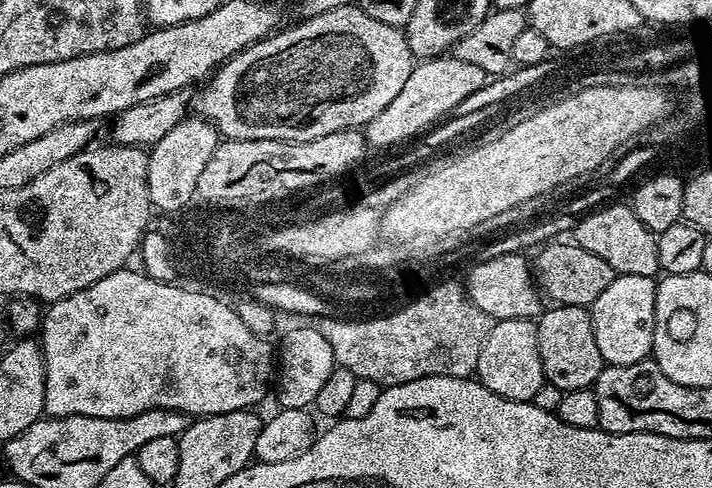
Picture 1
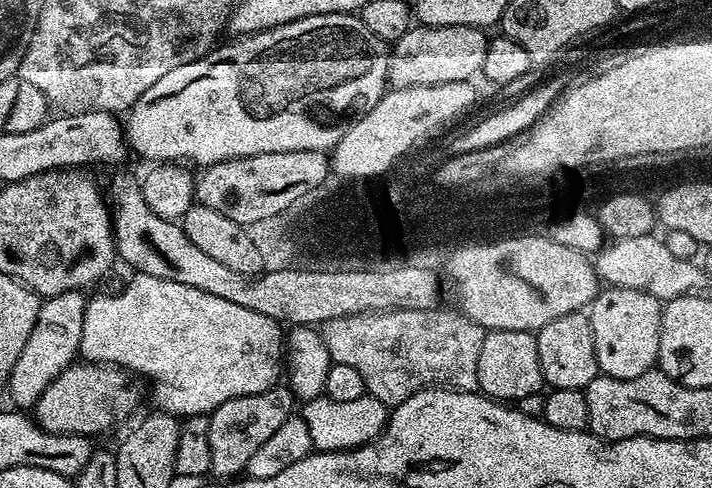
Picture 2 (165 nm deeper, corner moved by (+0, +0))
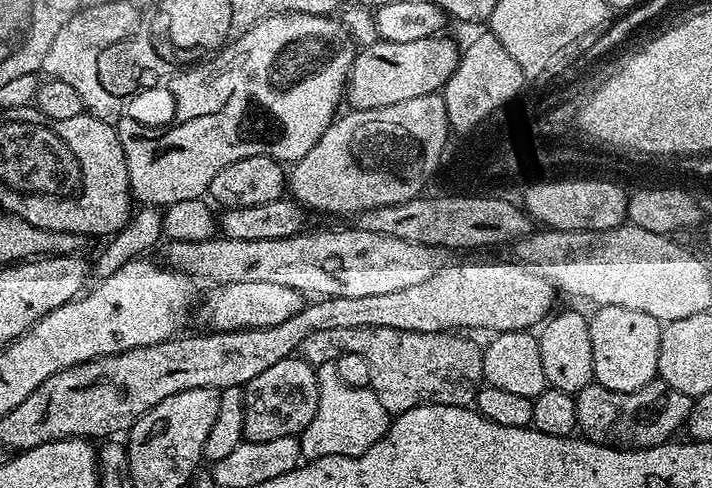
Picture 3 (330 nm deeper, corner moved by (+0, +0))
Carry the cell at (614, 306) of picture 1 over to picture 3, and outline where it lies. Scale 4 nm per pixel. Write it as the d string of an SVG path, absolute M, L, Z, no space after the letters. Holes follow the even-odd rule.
M599 306L596 313L588 316L590 326L590 354L594 354L592 378L595 383L606 386L606 390L633 392L642 390L658 376L658 354L660 353L661 321L650 318L650 314L641 314L638 310L626 310L626 306Z

